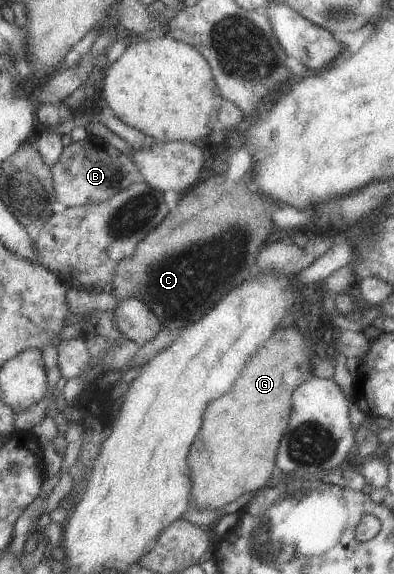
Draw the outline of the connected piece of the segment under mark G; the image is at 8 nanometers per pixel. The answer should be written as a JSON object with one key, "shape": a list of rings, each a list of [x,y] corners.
{"shape":[[[288,327],[288,329],[276,329],[266,341],[264,349],[250,357],[244,369],[240,369],[238,377],[230,385],[226,393],[222,393],[214,399],[210,399],[204,405],[200,427],[190,444],[186,463],[190,471],[190,495],[196,505],[196,510],[214,510],[223,507],[230,501],[234,501],[244,493],[254,491],[276,471],[274,457],[277,447],[288,421],[290,413],[290,395],[295,387],[304,383],[313,376],[310,355],[312,351],[304,343],[304,337],[300,331]]]}

